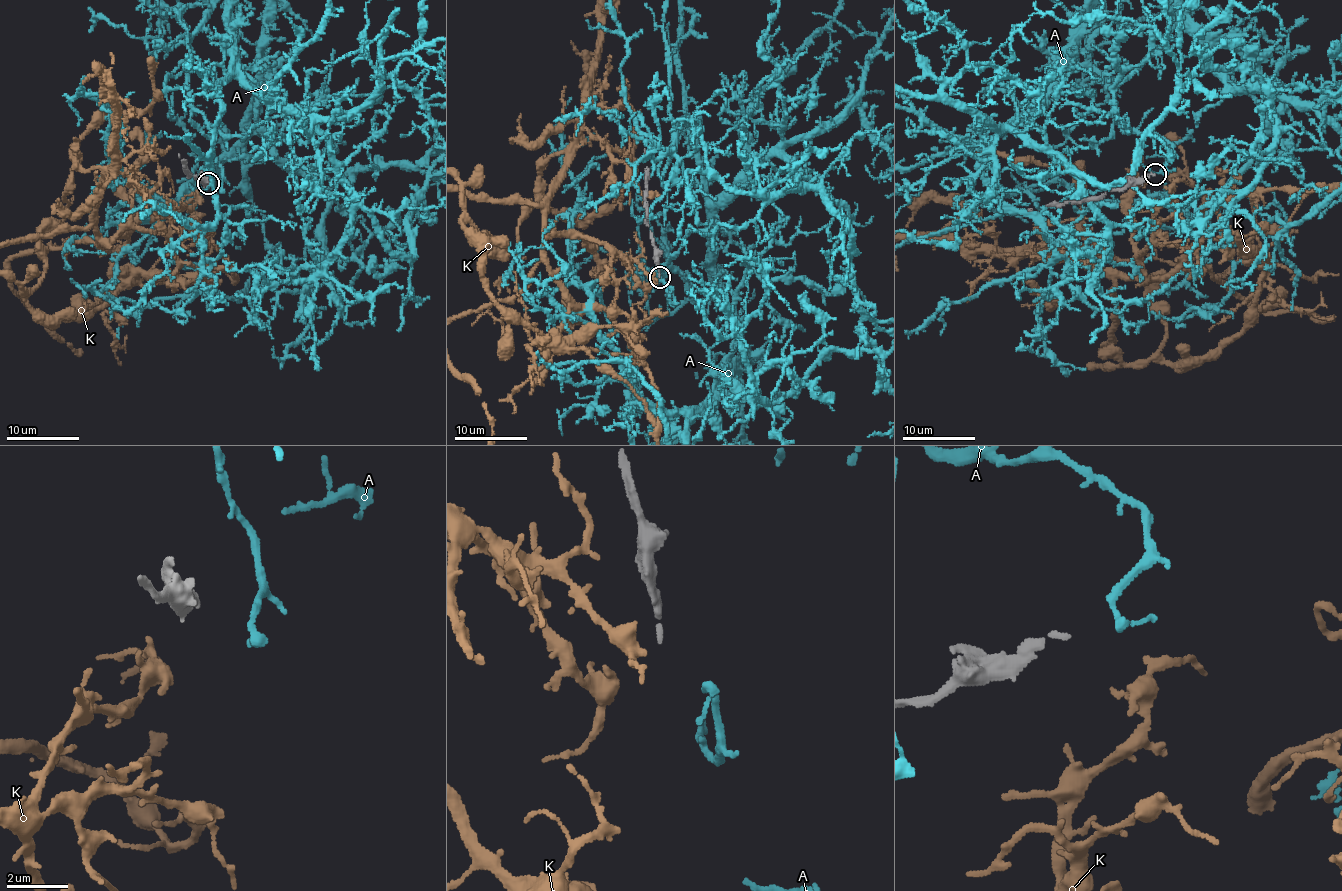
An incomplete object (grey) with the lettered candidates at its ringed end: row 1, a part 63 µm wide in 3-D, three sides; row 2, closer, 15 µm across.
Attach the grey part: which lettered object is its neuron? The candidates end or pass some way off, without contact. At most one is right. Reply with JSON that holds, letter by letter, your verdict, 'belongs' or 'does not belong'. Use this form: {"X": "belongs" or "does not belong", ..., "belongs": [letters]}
{"A": "does not belong", "K": "does not belong", "belongs": []}

